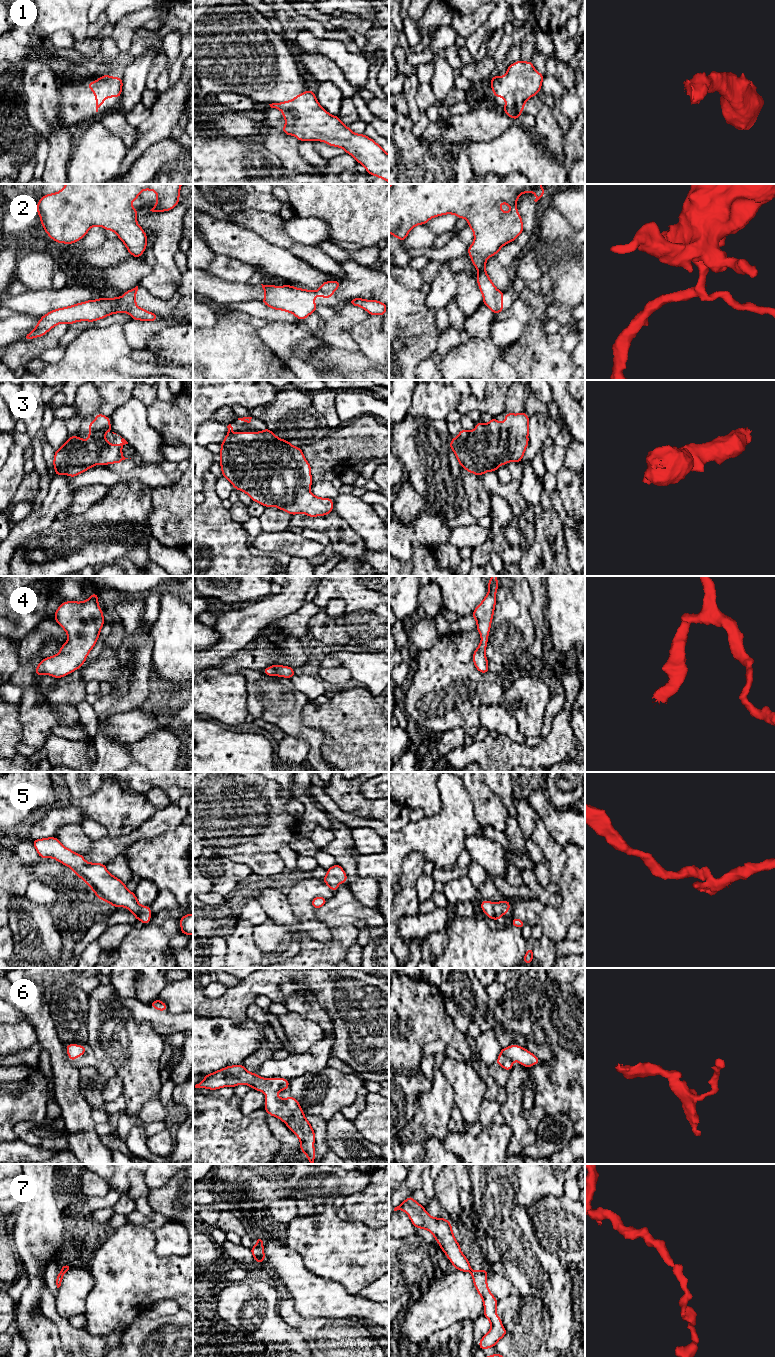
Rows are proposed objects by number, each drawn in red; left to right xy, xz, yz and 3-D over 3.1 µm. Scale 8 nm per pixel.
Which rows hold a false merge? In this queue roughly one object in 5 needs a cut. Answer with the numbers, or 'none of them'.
2

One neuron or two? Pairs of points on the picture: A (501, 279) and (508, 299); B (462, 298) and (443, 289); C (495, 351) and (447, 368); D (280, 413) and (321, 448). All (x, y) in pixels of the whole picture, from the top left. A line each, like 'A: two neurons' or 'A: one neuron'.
A: two neurons
B: two neurons
C: one neuron
D: two neurons

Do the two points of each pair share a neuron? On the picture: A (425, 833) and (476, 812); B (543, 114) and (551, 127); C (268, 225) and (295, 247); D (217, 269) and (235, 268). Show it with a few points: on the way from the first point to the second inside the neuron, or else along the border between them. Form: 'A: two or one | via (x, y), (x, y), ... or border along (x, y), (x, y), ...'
A: one | via (438, 833), (444, 833), (459, 818), (463, 818)
B: one | via (544, 117), (548, 124)
C: one | via (275, 232), (288, 244)
D: one | via (221, 269), (231, 269)

